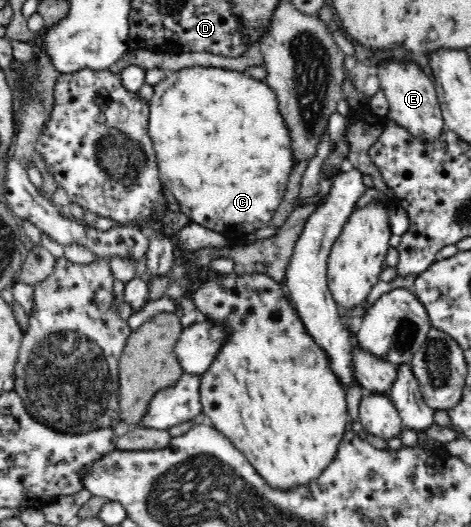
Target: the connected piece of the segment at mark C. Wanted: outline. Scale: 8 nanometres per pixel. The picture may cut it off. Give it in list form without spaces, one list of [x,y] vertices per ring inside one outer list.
[[[201,65],[183,67],[179,71],[167,73],[157,85],[153,86],[153,95],[147,106],[149,106],[147,136],[153,142],[155,161],[159,165],[159,173],[161,173],[159,179],[162,181],[162,185],[173,193],[179,211],[190,219],[190,223],[198,223],[220,234],[227,231],[240,231],[243,234],[248,234],[255,229],[272,225],[272,217],[285,197],[287,182],[295,161],[289,128],[279,113],[277,95],[273,93],[273,89],[269,85],[265,85],[263,81],[257,81],[253,77],[245,77],[243,73],[229,71],[229,69],[213,69],[213,67],[207,69]]]

